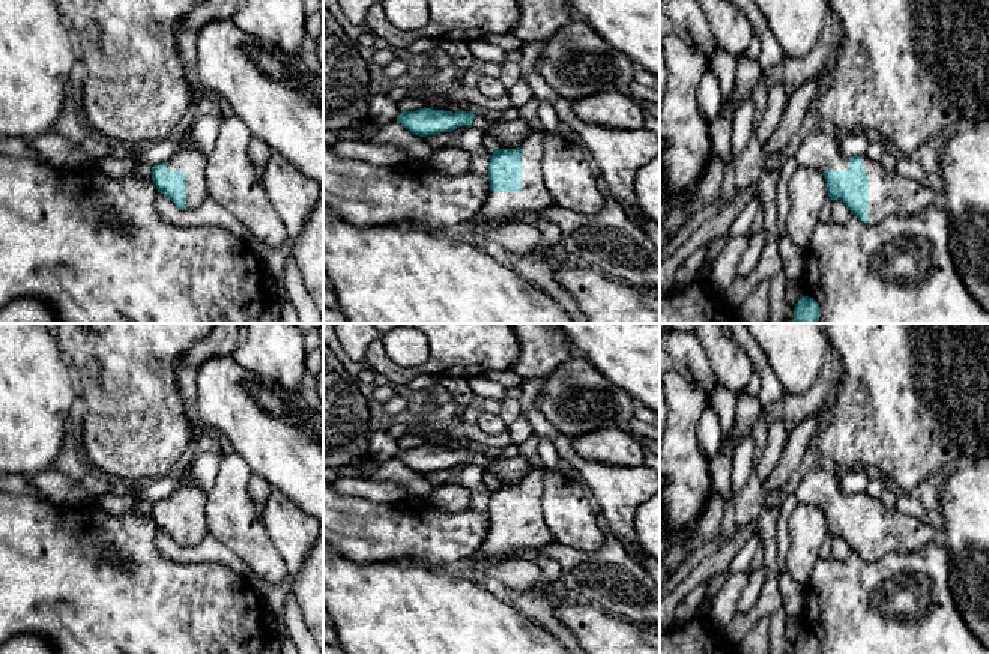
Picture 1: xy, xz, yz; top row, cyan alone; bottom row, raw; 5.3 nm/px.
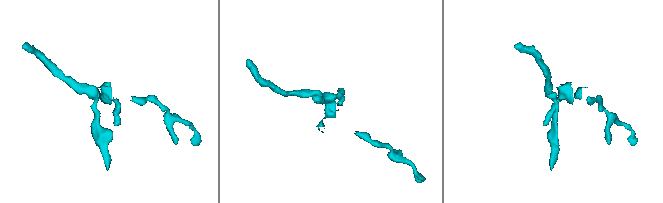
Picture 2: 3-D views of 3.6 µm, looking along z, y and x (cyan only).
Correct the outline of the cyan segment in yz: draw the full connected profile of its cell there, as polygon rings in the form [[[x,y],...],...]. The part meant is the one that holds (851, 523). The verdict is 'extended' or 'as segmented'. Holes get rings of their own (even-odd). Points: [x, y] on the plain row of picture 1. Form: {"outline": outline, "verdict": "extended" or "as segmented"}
{"outline": [[[828,463],[807,471],[794,496],[798,504],[819,507],[827,519],[828,534],[843,538],[852,552],[867,561],[915,552],[936,534],[923,520],[887,508],[879,498],[845,493],[840,477]]], "verdict": "extended"}

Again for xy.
{"outline": [[[191,481],[152,504],[152,517],[158,529],[167,532],[180,547],[198,546],[209,535],[206,492]]], "verdict": "extended"}

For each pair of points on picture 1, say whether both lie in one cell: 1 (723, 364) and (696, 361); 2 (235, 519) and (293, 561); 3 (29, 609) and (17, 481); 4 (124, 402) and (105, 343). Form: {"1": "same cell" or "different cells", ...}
{"1": "different cells", "2": "different cells", "3": "different cells", "4": "same cell"}

